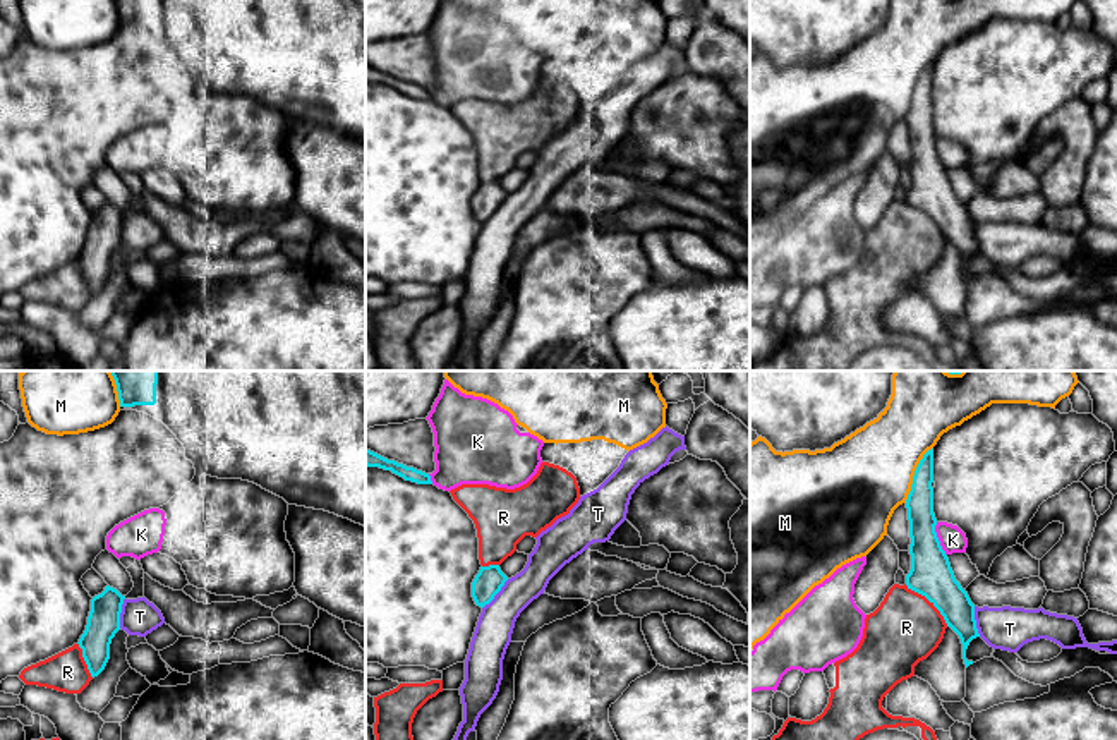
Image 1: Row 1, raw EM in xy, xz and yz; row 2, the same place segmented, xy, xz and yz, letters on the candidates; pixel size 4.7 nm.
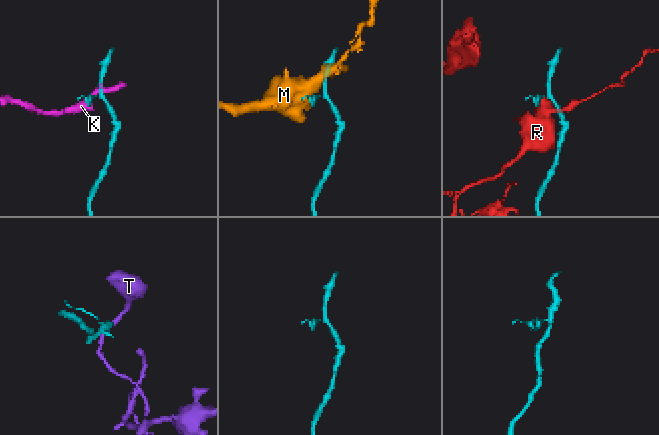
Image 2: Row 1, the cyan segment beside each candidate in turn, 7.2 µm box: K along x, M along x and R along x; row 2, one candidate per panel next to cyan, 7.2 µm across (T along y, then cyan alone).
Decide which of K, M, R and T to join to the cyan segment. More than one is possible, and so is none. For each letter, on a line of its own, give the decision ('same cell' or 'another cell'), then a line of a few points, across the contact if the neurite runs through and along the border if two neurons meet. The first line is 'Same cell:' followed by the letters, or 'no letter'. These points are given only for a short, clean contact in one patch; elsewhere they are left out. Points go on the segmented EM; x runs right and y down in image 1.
Same cell: no letter
K: another cell
M: another cell
R: another cell
T: another cell; line xz (508, 579), (483, 608)

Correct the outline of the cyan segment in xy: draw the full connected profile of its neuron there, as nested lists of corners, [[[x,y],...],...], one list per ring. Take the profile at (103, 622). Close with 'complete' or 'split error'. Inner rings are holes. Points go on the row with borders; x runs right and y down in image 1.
[[[110,585],[91,599],[88,625],[77,644],[93,678],[105,670],[110,659],[112,639],[120,630],[124,599],[125,596]]] | complete

